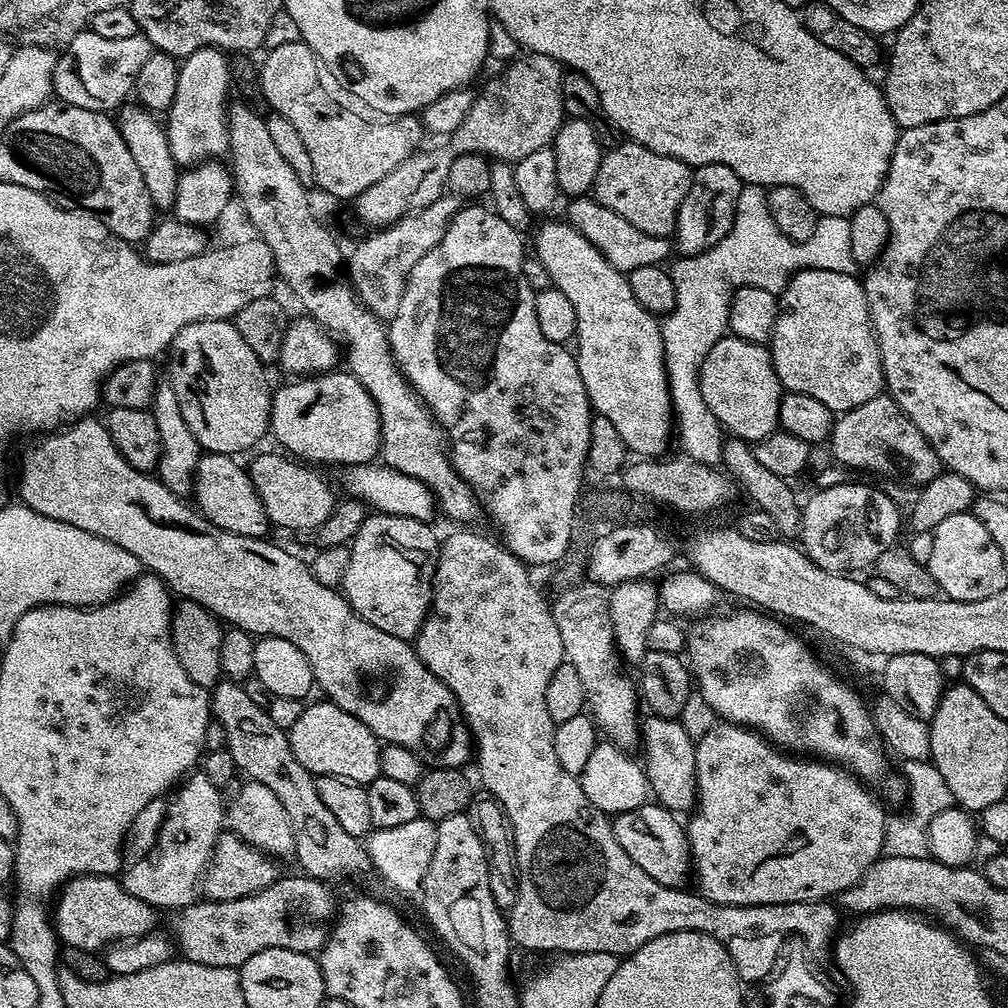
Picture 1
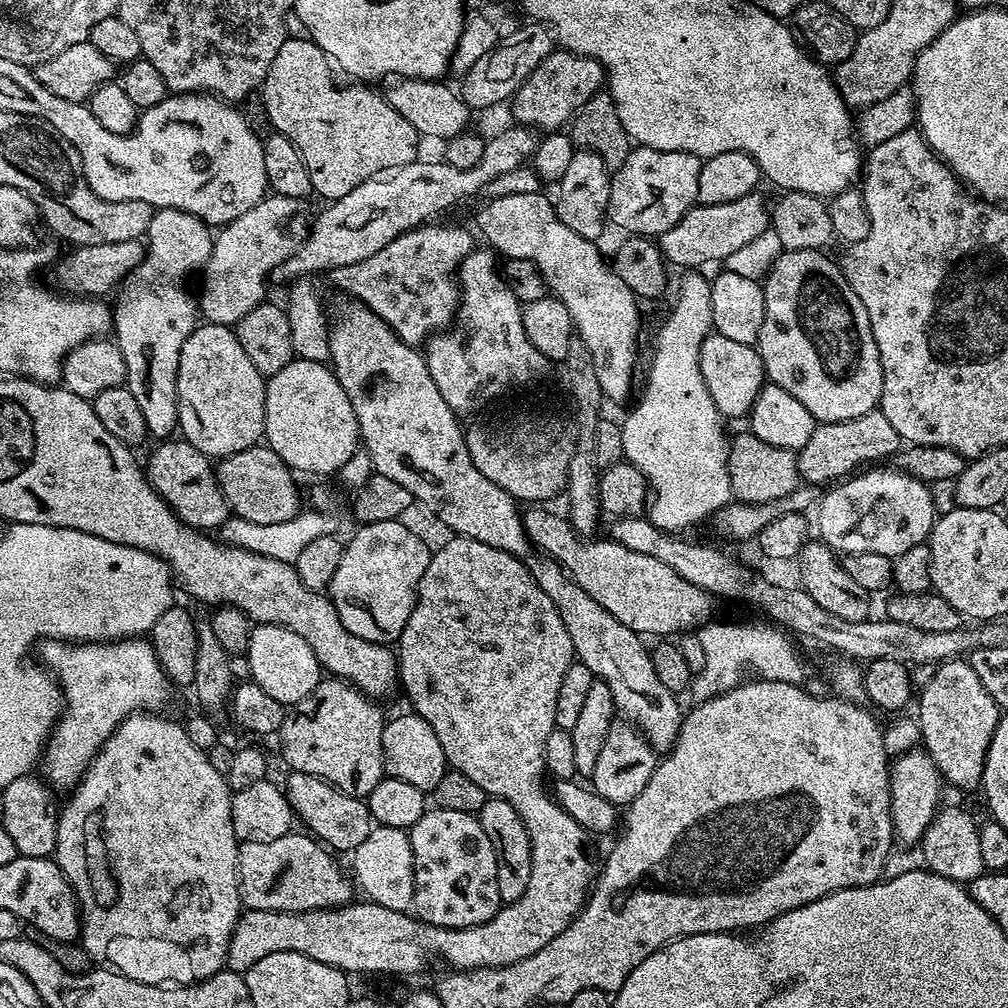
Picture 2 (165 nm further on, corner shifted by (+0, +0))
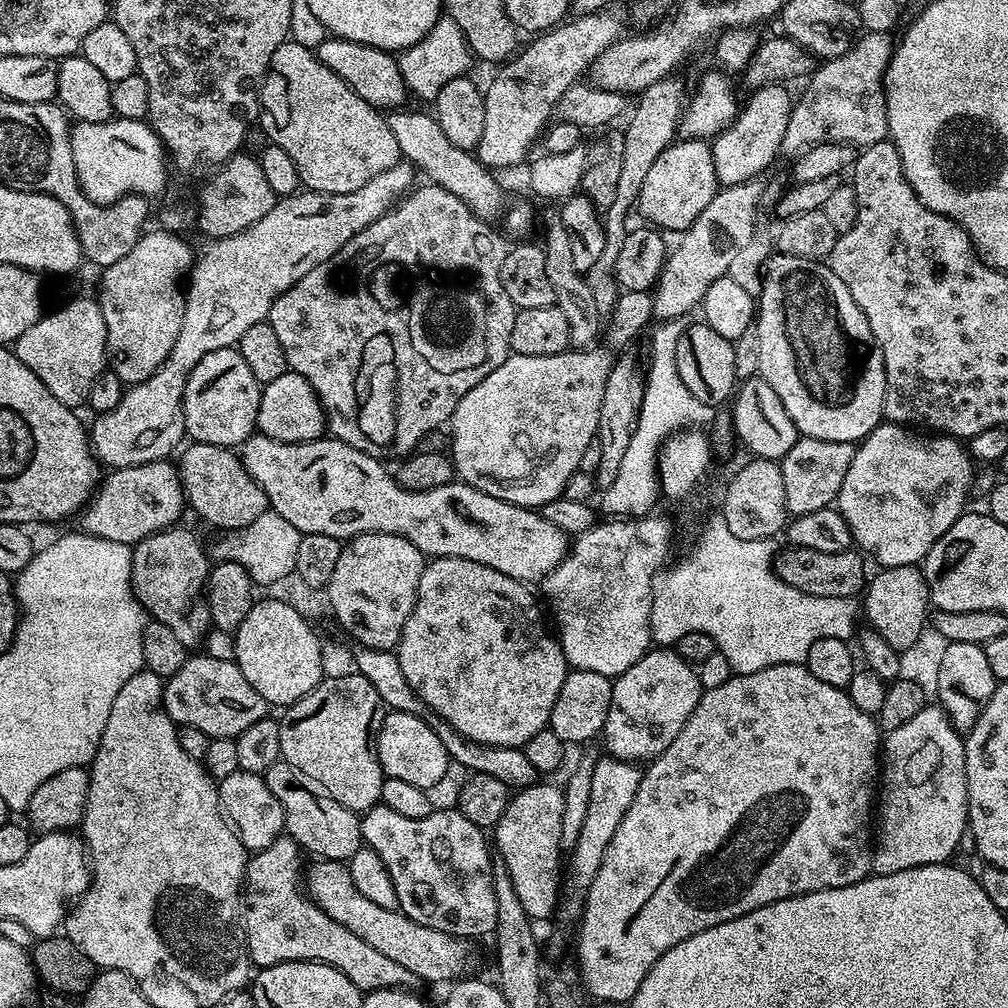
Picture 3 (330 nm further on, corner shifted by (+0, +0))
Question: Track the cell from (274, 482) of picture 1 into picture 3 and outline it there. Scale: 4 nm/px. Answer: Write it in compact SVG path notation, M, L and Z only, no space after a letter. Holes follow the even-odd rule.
M195 442L189 445L188 449L185 447L179 453L181 456L178 467L184 498L191 511L193 508L206 523L213 524L216 528L224 528L220 530L245 528L250 526L250 522L254 522L254 518L262 518L262 514L269 511L268 499L262 486L258 486L258 482L250 478L239 455L233 449Z

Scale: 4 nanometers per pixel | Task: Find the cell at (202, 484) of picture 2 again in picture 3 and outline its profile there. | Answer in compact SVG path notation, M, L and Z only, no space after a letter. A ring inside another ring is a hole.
M171 459L155 460L138 466L111 469L83 509L79 527L90 536L135 546L152 532L179 525L183 512L186 512L186 501L179 467Z

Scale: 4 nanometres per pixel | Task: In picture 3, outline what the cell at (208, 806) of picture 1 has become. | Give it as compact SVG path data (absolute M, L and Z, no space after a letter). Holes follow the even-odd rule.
M141 670L134 674L134 678L130 678L130 682L126 682L126 686L122 686L122 690L118 690L118 698L114 698L114 706L110 706L110 718L106 718L106 730L102 730L102 738L98 742L98 750L94 754L90 767L87 769L88 797L86 798L84 819L81 820L79 827L79 831L82 833L84 839L84 846L87 848L87 859L90 861L91 880L88 889L71 905L70 911L65 915L62 923L62 932L63 935L68 937L70 942L74 942L74 946L78 946L78 950L82 950L82 954L86 954L86 958L90 958L90 962L96 964L97 969L107 970L113 968L119 972L144 972L144 968L156 968L156 964L164 964L164 968L172 968L172 972L176 972L176 976L184 976L184 980L188 980L188 984L192 984L192 988L196 988L196 992L200 992L200 996L204 996L204 1000L212 1000L217 1004L228 996L233 996L235 992L241 991L250 980L250 971L248 972L248 968L250 969L248 941L244 938L244 926L242 923L244 869L248 866L250 856L242 846L238 834L232 829L231 824L229 824L228 817L224 815L224 809L220 806L220 790L217 781L213 780L212 775L204 769L201 761L190 758L190 754L186 754L186 750L182 750L182 746L178 743L178 725L164 713L163 703L164 680L158 674Z

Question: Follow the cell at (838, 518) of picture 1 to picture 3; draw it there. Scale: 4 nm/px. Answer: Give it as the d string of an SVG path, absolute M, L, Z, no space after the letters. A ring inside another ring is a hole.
M882 422L870 435L859 441L854 458L850 462L850 470L846 470L846 478L842 478L842 490L836 495L834 501L835 507L842 518L846 520L846 526L850 526L850 534L855 547L869 557L872 555L877 560L877 565L880 568L910 566L911 564L919 565L923 561L925 554L932 549L932 543L938 538L942 538L942 534L946 534L946 530L950 530L950 526L954 526L956 519L965 511L966 505L964 503L967 502L968 491L972 488L972 467L974 467L974 461L968 455L967 447L957 437L943 434L920 434L924 436L915 436L912 432L915 431L909 430L905 425Z

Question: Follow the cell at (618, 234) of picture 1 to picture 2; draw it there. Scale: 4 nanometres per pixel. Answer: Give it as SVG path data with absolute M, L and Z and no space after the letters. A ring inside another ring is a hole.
M754 191L734 202L725 204L697 203L676 225L658 237L658 247L660 253L664 255L665 261L672 266L677 264L680 270L700 270L703 269L703 264L716 264L719 260L720 263L727 262L730 254L734 254L734 250L742 250L742 246L746 246L746 242L754 242L754 238L758 238L758 234L769 231L770 204L760 195L759 191Z

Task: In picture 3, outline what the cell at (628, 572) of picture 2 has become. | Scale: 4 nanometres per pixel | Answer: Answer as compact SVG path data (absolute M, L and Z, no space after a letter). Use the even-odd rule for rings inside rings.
M253 434L244 441L242 447L239 449L238 455L244 464L244 469L250 474L250 478L254 478L254 482L258 482L258 486L262 486L262 490L268 499L269 509L278 514L282 514L282 518L286 518L286 522L290 522L290 526L294 526L302 534L305 532L330 534L335 540L341 542L347 541L353 536L361 536L367 532L394 534L398 538L406 538L406 542L413 544L425 558L435 558L437 556L445 556L446 558L470 558L470 562L482 562L482 566L490 566L490 570L498 570L510 578L523 580L525 582L533 582L532 580L543 582L547 576L559 566L564 556L569 553L569 536L562 530L558 530L558 526L554 526L551 522L546 522L546 518L542 518L539 511L511 504L508 501L501 500L501 498L491 497L490 494L484 494L482 490L475 489L474 486L463 482L453 482L446 486L438 486L434 490L418 490L417 492L414 490L406 490L396 480L395 475L393 475L389 469L388 472L384 469L385 461L383 459L366 454L362 450L354 450L354 446L350 446L346 442L335 438L321 438L319 440L311 440L310 442L287 444L286 442L278 442L269 436Z

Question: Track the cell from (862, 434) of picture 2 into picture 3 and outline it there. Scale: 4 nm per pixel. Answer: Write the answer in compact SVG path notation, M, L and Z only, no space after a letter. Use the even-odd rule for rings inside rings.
M800 436L794 446L790 446L784 459L779 461L782 483L786 485L786 506L789 513L801 516L829 507L842 490L842 478L846 478L846 470L850 470L850 462L856 450L856 444L822 442L822 438Z

